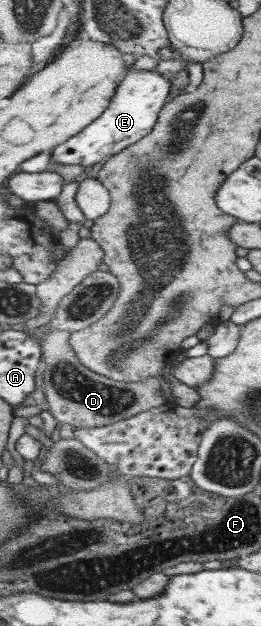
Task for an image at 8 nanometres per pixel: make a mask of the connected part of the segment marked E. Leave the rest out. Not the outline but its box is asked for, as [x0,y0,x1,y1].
[51,67,172,168]

